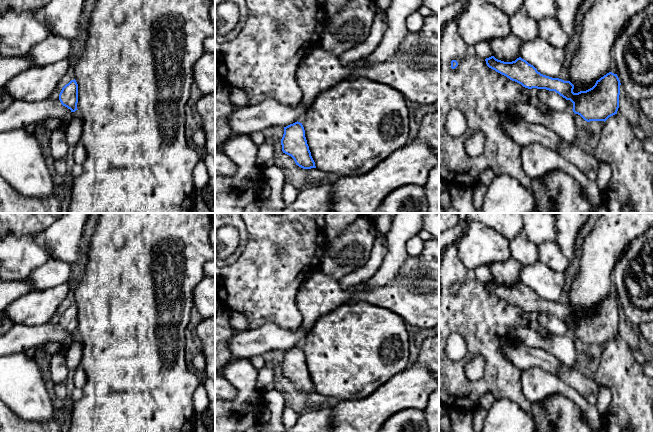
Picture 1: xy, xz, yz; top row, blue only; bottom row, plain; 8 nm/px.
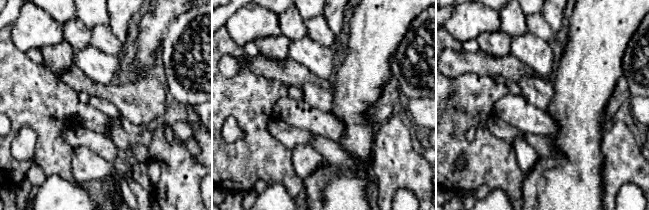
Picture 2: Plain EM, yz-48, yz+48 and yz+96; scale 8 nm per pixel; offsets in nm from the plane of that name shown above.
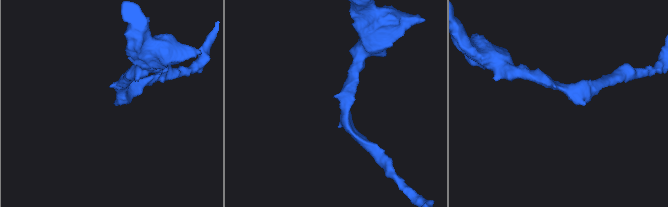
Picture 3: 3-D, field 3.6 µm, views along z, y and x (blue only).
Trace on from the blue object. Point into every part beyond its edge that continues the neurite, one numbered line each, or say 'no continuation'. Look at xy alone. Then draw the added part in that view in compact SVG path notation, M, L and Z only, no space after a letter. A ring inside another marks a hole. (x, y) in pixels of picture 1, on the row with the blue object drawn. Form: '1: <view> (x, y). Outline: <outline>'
no continuation

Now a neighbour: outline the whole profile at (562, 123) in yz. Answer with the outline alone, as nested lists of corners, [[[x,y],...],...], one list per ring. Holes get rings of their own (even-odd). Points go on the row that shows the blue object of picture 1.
[[[520,101],[512,104],[511,113],[513,118],[543,125],[568,143],[575,143],[577,141],[578,131],[572,109],[563,112],[552,110],[543,112],[534,105],[534,101]]]

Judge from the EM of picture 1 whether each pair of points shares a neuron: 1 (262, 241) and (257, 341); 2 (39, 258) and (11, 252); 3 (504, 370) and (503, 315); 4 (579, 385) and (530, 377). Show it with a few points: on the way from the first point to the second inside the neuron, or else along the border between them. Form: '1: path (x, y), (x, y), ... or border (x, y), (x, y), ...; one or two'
1: border (280, 326), (266, 322), (249, 329); two
2: path (32, 255), (24, 247), (18, 252); one
3: path (494, 356), (489, 342), (490, 329); one
4: border (557, 376), (573, 387), (583, 398); two

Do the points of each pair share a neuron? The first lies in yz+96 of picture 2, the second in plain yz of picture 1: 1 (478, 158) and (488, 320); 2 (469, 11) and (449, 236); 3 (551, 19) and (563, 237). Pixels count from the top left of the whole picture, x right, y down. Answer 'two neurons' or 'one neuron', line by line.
1: one neuron
2: two neurons
3: one neuron

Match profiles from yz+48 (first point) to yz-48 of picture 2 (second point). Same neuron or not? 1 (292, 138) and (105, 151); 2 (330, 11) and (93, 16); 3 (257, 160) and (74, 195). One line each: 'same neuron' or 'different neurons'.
1: same neuron
2: different neurons
3: different neurons

